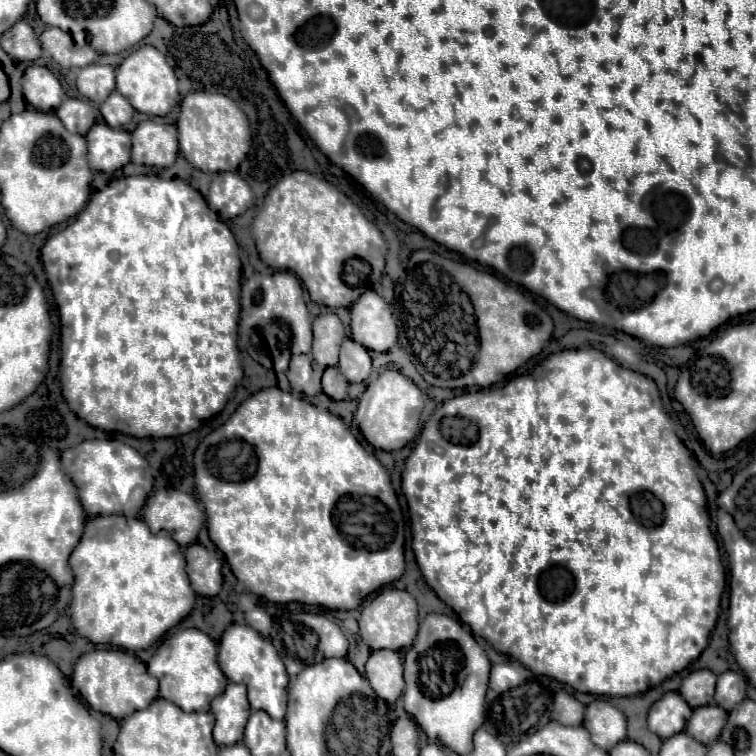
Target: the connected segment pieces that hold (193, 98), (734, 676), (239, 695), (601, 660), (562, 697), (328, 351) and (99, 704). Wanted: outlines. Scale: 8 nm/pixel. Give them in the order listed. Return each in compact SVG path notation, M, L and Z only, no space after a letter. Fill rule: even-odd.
M190 92L178 116L180 154L202 172L236 170L250 150L250 124L240 106L220 92Z
M724 672L718 676L716 684L716 704L728 712L746 698L746 678L738 672Z
M228 684L222 694L218 694L210 710L216 718L214 724L214 742L218 746L236 744L242 740L242 732L246 726L246 720L250 716L250 704L246 698L246 686L244 684Z
M568 348L550 354L534 371L510 378L502 387L449 390L434 386L434 402L437 402L434 414L424 424L414 450L406 458L402 492L410 508L412 550L422 576L474 634L486 638L498 652L520 660L534 674L544 674L578 692L596 696L632 696L646 692L700 656L708 646L710 632L718 618L720 596L726 584L724 566L720 562L718 544L710 532L710 516L704 488L696 474L696 460L676 436L652 378L622 368L600 350ZM444 416L468 418L468 422L474 424L472 444L452 444L442 436L438 426Z
M564 690L556 692L552 720L566 724L566 726L580 726L582 718L584 718L584 704L580 704L572 694Z
M334 312L320 314L314 320L314 344L312 356L322 366L336 366L338 364L338 350L344 340L344 326Z
M92 650L82 654L74 666L72 686L90 704L92 710L116 720L146 708L158 696L158 680L146 672L146 664L126 650Z

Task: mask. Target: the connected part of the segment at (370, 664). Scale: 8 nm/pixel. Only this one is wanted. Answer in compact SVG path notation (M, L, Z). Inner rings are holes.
M376 650L366 662L366 678L374 692L386 700L396 702L404 690L402 662L394 650Z

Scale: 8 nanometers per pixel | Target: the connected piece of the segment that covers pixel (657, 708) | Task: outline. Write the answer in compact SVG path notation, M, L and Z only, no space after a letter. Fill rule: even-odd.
M666 692L648 710L648 728L662 740L684 730L692 708L682 700L678 692Z

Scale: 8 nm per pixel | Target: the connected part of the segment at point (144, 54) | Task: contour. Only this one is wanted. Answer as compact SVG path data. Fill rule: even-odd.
M140 46L116 68L116 90L142 114L166 116L178 100L178 80L166 56L154 46Z

